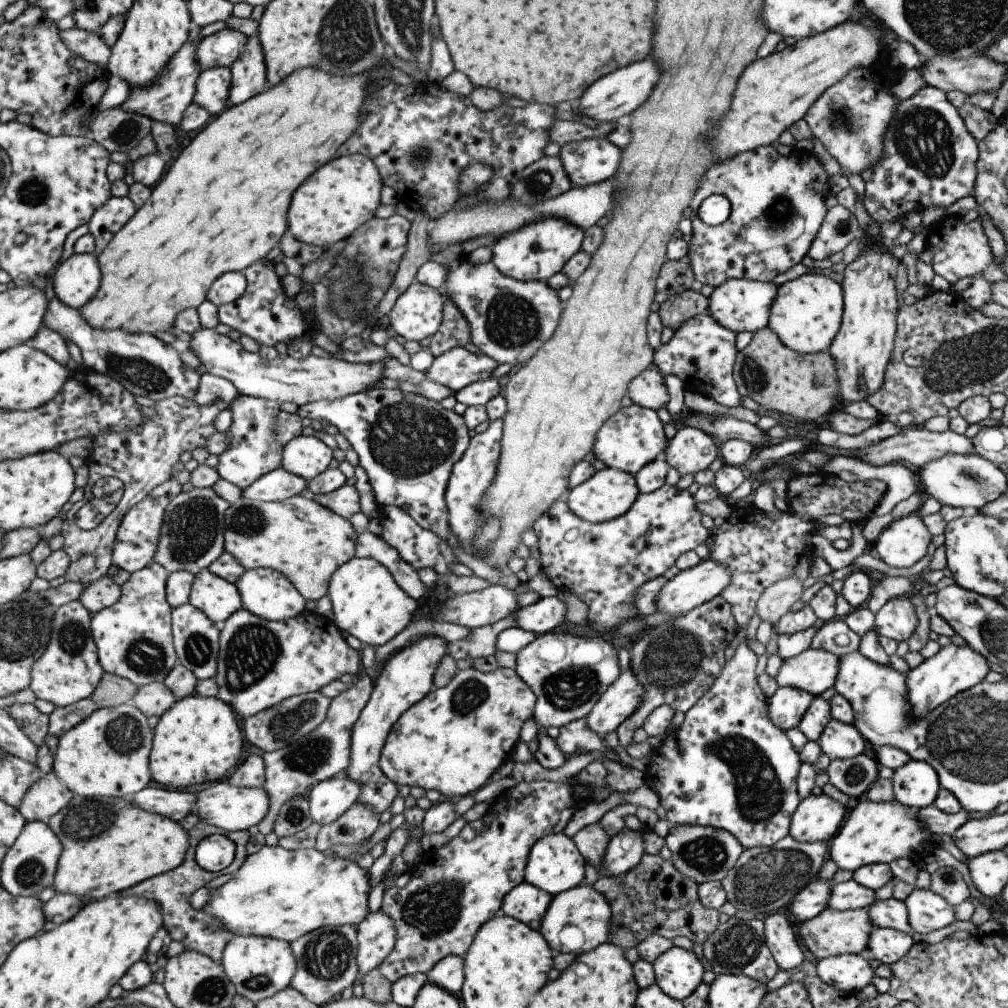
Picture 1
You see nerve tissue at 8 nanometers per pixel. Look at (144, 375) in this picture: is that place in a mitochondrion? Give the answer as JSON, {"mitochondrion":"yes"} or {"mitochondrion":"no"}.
{"mitochondrion":"yes"}

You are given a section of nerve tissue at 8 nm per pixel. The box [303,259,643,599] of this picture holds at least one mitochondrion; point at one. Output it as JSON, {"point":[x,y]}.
{"point":[409,441]}

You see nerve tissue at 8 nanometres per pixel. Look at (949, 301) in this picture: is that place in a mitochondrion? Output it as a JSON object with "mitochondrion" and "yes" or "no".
{"mitochondrion":"no"}

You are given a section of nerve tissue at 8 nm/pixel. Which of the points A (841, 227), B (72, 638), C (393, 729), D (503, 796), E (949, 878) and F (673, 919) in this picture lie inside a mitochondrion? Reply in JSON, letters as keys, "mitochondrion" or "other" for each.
{"A":"mitochondrion","B":"mitochondrion","C":"other","D":"other","E":"mitochondrion","F":"other"}

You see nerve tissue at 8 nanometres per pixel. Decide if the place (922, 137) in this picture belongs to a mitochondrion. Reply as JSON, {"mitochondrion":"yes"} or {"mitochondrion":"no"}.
{"mitochondrion":"yes"}

